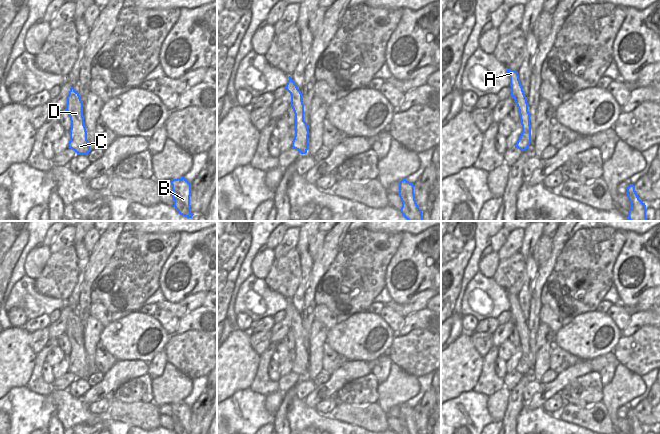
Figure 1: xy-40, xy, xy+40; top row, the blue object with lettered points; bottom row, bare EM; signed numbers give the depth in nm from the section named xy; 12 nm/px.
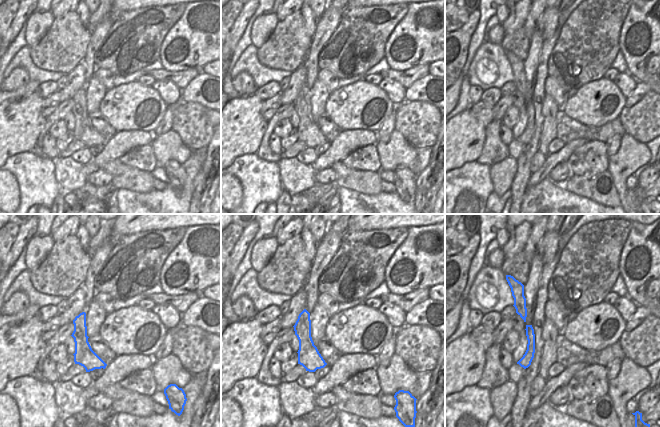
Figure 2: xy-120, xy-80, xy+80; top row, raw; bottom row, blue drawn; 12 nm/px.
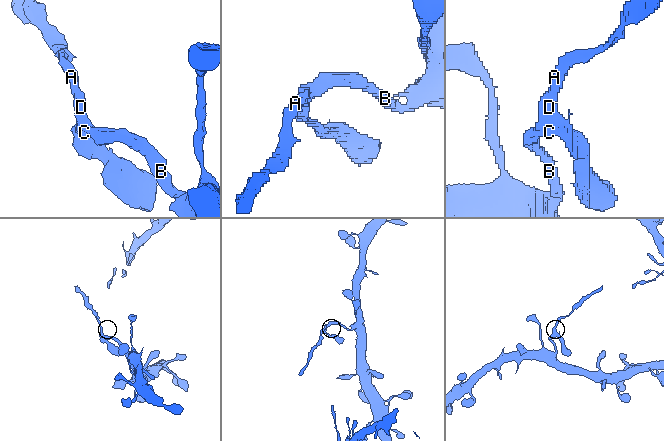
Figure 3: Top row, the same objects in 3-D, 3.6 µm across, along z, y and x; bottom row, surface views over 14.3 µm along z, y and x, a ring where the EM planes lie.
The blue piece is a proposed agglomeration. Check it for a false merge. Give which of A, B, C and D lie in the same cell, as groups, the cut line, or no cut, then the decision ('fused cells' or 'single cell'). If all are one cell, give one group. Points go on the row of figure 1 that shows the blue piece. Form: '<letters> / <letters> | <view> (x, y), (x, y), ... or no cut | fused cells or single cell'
A / B C D | xy+40 (522, 89), (514, 99) | fused cells

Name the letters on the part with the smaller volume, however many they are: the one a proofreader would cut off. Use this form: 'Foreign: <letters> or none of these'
Foreign: A

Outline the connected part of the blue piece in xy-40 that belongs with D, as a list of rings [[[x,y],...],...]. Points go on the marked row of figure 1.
[[[75,90],[71,95],[68,94],[65,110],[68,112],[71,121],[68,148],[74,150],[77,155],[87,155],[90,152],[90,145],[84,125],[83,102]]]

